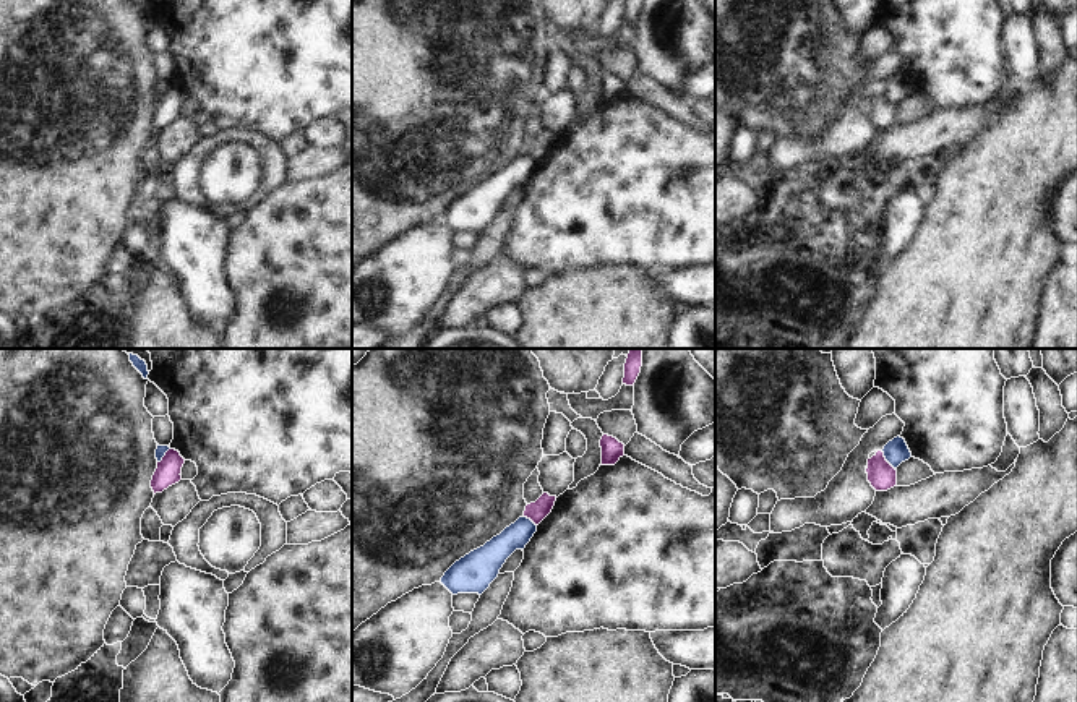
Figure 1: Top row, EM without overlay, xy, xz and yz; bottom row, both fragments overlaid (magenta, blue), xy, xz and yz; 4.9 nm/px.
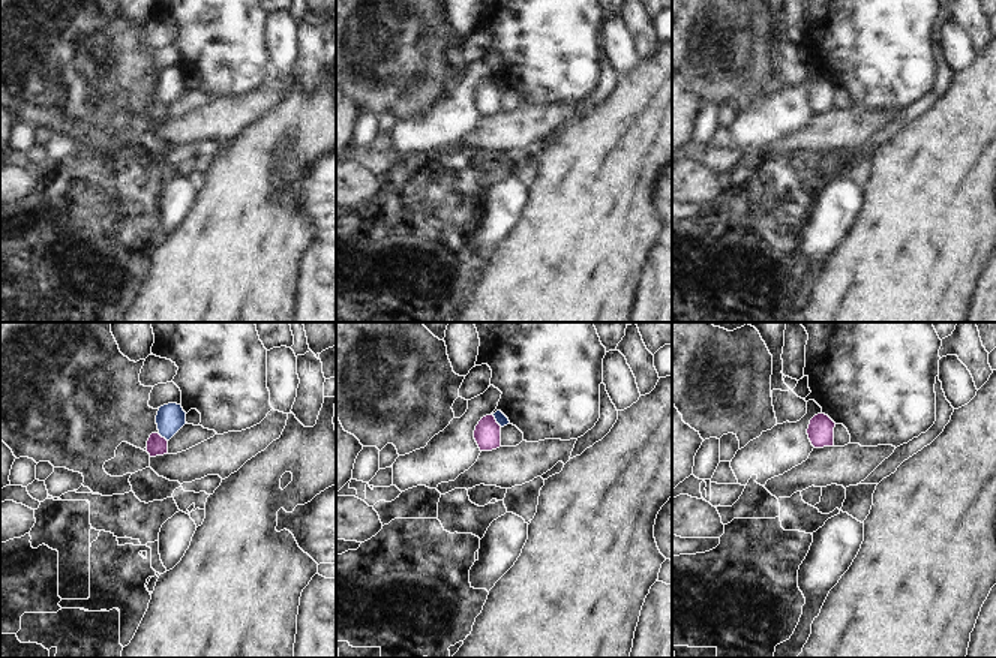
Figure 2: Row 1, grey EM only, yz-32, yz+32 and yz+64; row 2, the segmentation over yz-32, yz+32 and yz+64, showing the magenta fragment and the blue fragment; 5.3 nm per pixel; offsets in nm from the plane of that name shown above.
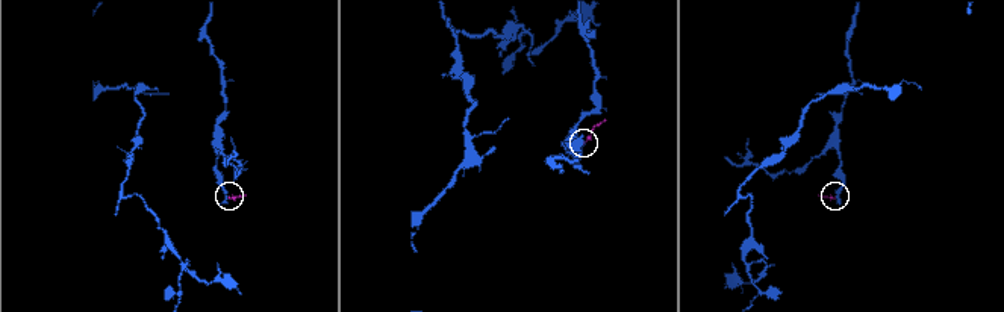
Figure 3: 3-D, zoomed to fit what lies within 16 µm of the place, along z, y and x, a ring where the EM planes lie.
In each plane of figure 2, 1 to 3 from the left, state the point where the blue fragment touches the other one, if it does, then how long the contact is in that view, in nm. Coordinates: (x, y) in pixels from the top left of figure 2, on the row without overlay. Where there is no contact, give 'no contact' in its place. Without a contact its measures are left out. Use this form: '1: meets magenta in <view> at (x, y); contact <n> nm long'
1: meets magenta in yz-32 at (161, 101); contact 70 nm long
2: meets magenta in yz+32 at (495, 84); contact 90 nm long
3: no contact

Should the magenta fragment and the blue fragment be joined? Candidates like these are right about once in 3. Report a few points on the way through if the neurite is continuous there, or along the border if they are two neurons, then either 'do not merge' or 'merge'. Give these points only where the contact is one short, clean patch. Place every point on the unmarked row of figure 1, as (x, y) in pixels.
along yz (881, 88), (894, 106) | do not merge

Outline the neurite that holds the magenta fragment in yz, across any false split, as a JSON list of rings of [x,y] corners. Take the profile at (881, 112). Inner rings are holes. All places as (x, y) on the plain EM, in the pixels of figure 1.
[[[882,88],[868,96],[866,110],[868,118],[876,128],[887,128],[897,123],[897,107],[886,97]]]

